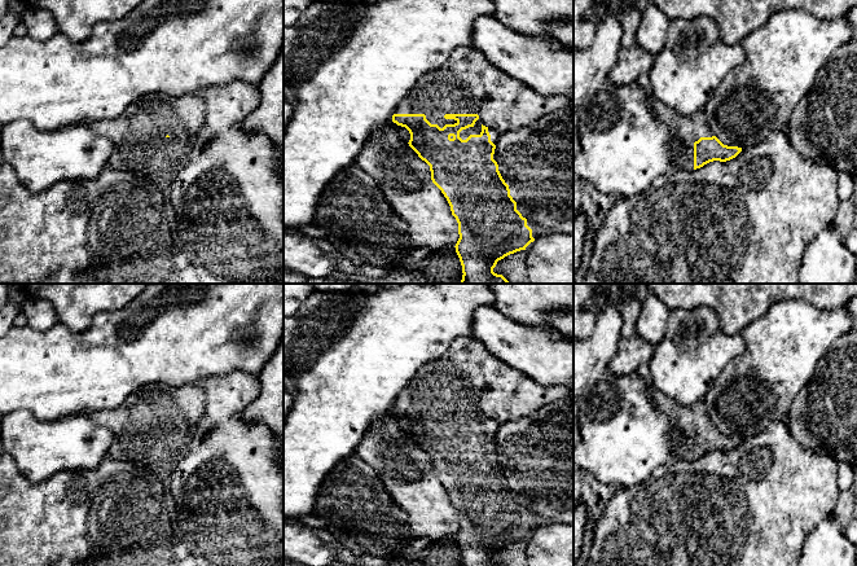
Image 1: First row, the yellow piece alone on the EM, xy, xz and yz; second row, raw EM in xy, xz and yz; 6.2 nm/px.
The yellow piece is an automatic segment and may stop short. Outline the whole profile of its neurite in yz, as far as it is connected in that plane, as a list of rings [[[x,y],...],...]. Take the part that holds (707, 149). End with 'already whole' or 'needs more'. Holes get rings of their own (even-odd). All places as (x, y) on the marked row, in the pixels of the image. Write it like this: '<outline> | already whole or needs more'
[[[642,74],[636,83],[646,93],[655,117],[673,133],[673,168],[693,171],[713,161],[730,161],[742,152],[742,148],[724,145],[715,136],[704,109],[691,115],[681,115],[651,95],[649,74]]] | needs more

